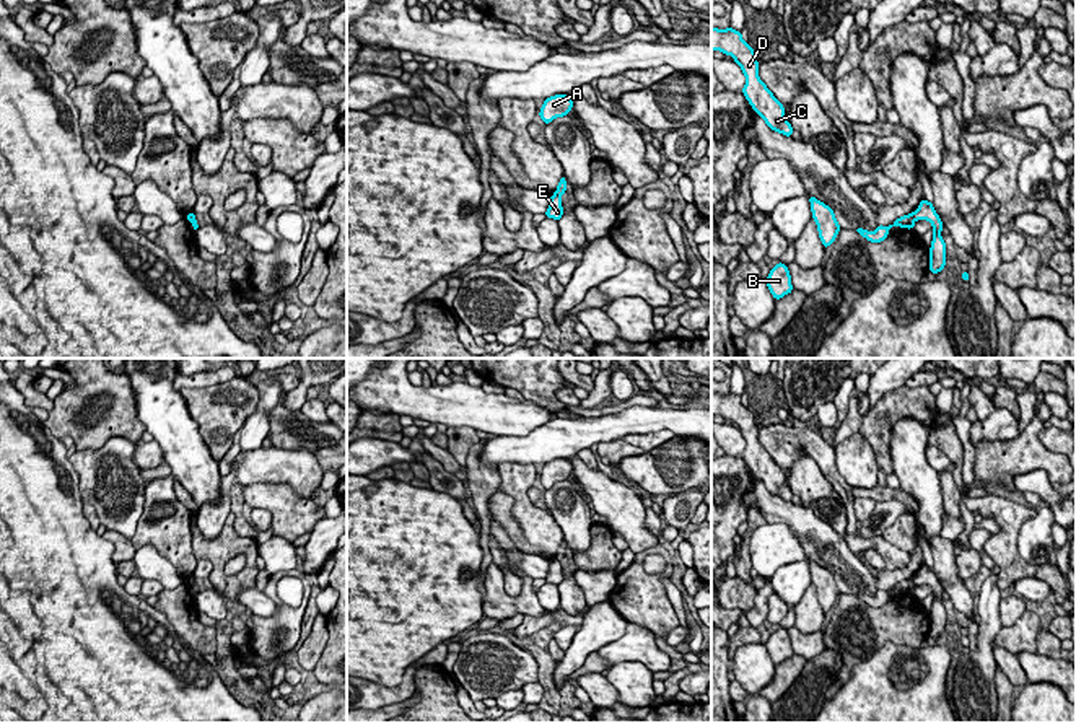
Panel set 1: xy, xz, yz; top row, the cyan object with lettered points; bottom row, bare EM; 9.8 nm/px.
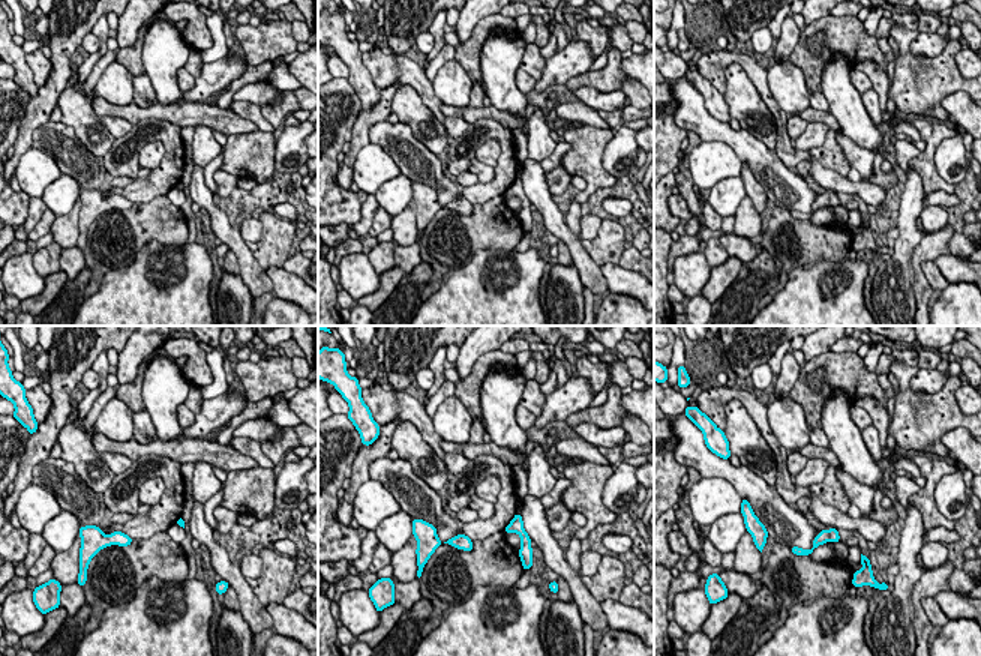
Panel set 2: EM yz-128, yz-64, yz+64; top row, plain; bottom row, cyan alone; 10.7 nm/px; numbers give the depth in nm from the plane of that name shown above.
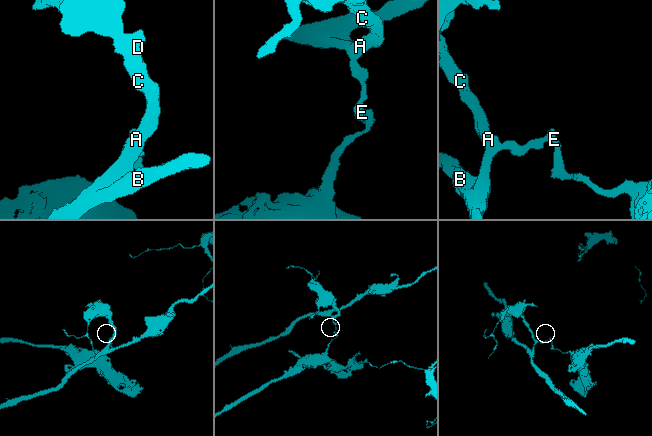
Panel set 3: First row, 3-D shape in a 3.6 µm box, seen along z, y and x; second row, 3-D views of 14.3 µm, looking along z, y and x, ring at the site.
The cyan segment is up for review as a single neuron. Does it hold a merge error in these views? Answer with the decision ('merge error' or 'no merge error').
merge error

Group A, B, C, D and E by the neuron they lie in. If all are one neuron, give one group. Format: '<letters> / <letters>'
A B C D / E

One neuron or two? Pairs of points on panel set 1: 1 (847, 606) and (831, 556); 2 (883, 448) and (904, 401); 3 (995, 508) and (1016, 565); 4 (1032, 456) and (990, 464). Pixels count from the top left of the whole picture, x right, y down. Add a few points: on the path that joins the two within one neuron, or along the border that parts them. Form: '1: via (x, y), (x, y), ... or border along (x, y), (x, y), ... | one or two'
1: border along (842, 591), (855, 595) | two
2: via (883, 437), (883, 422), (892, 412) | one
3: via (1006, 523), (1006, 551) | one
4: via (1023, 456), (1000, 461) | one

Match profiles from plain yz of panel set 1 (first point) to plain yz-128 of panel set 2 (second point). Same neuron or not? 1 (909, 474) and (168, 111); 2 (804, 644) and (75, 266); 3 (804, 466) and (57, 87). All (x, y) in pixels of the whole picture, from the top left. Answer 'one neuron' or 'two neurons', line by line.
1: two neurons
2: one neuron
3: two neurons

